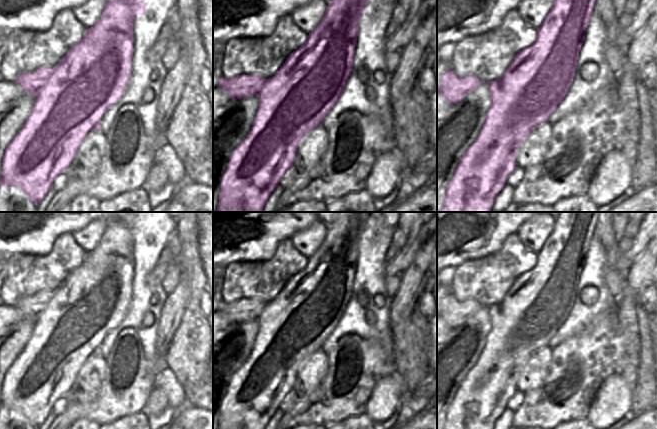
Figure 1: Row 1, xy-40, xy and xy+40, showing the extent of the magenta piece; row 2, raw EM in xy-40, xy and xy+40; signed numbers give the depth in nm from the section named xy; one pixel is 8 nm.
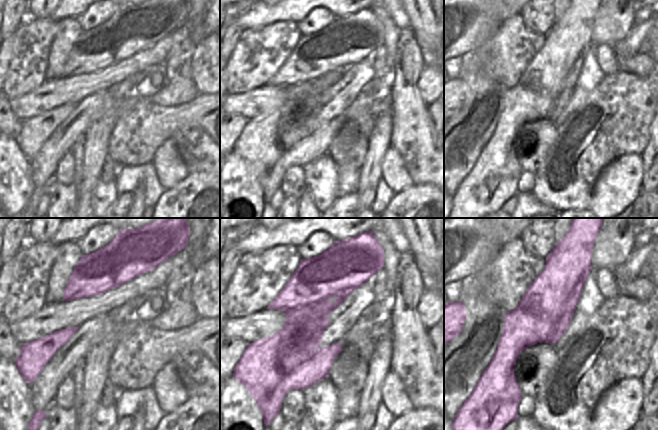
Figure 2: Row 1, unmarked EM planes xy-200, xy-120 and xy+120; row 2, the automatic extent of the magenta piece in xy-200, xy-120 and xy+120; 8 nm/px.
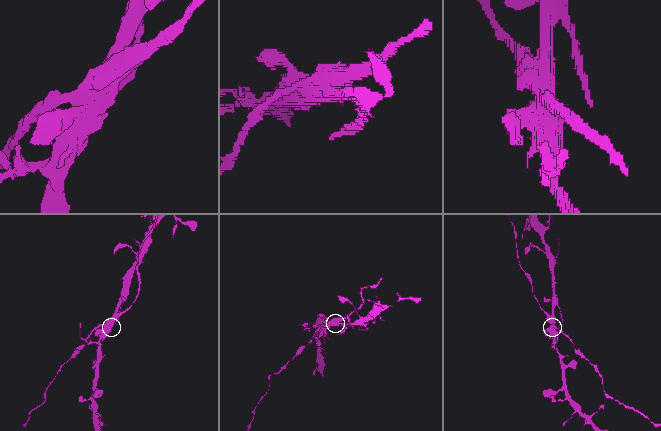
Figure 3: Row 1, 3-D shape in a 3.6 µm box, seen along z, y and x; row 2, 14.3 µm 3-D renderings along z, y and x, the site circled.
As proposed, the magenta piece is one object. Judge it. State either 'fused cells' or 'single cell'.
fused cells

